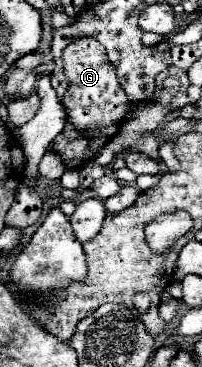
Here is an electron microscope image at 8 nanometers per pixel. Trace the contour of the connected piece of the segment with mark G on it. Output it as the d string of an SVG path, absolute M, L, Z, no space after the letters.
M80 37L72 41L64 53L64 75L68 79L68 89L62 99L66 109L66 127L64 131L52 141L50 151L60 153L68 167L82 167L90 157L94 157L106 141L118 131L124 117L128 115L128 99L118 83L116 67L110 63L104 47L92 37Z

